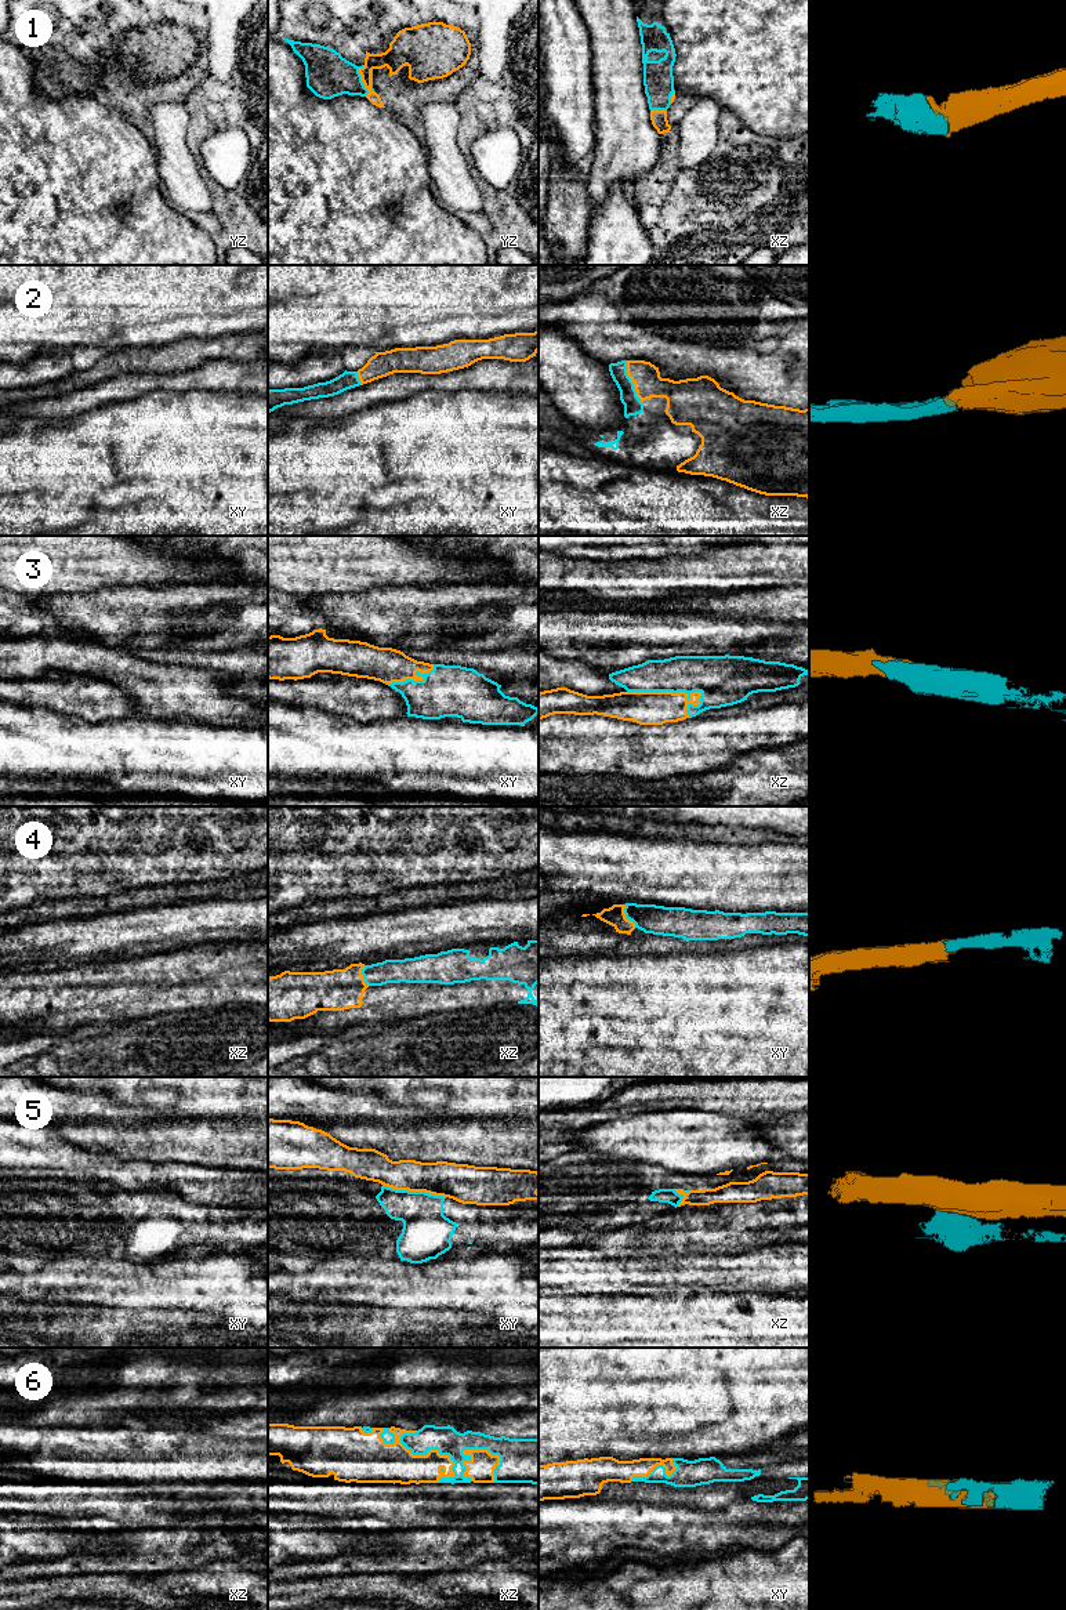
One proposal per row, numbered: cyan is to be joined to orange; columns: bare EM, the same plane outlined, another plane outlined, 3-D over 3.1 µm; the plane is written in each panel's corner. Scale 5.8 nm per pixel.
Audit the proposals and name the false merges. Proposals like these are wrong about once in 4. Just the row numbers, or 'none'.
5

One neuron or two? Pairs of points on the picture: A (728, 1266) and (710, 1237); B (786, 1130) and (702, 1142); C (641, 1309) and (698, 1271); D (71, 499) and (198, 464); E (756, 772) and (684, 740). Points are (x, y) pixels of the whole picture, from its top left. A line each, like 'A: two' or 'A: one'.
A: two
B: two
C: two
D: one
E: two

